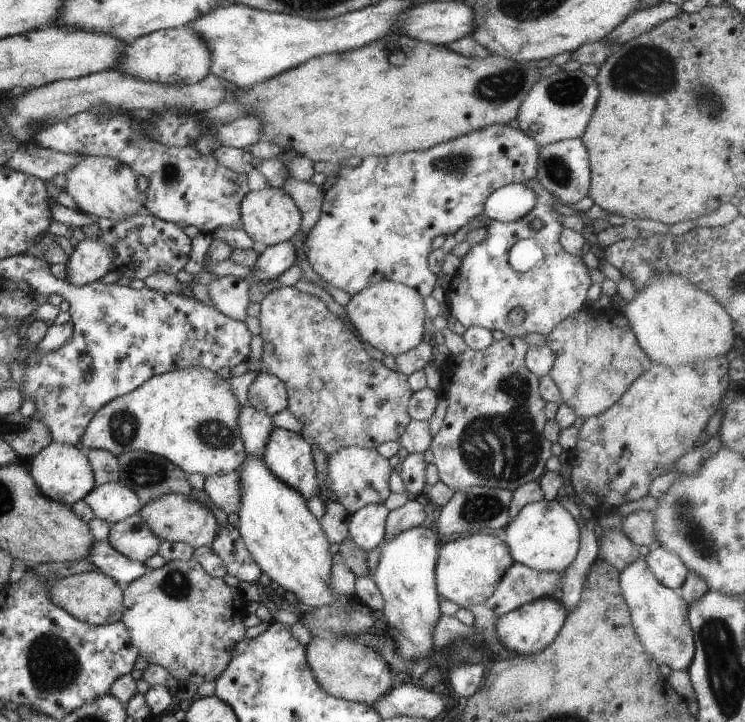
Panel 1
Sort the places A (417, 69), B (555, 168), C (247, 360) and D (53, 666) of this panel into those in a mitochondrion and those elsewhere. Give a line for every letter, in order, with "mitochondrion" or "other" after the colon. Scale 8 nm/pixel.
A: other
B: mitochondrion
C: other
D: mitochondrion

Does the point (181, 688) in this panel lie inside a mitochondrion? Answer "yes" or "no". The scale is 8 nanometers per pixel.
no

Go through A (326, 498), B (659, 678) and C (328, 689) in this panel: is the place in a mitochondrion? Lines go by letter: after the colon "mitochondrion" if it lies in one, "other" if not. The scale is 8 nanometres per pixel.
A: other
B: other
C: other

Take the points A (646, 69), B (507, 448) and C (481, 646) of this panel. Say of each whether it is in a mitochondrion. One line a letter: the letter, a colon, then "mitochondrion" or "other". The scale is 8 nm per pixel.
A: mitochondrion
B: mitochondrion
C: other

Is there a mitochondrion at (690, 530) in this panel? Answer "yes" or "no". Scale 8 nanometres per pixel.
yes

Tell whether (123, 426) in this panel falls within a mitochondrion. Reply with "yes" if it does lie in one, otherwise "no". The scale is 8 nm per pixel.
yes

